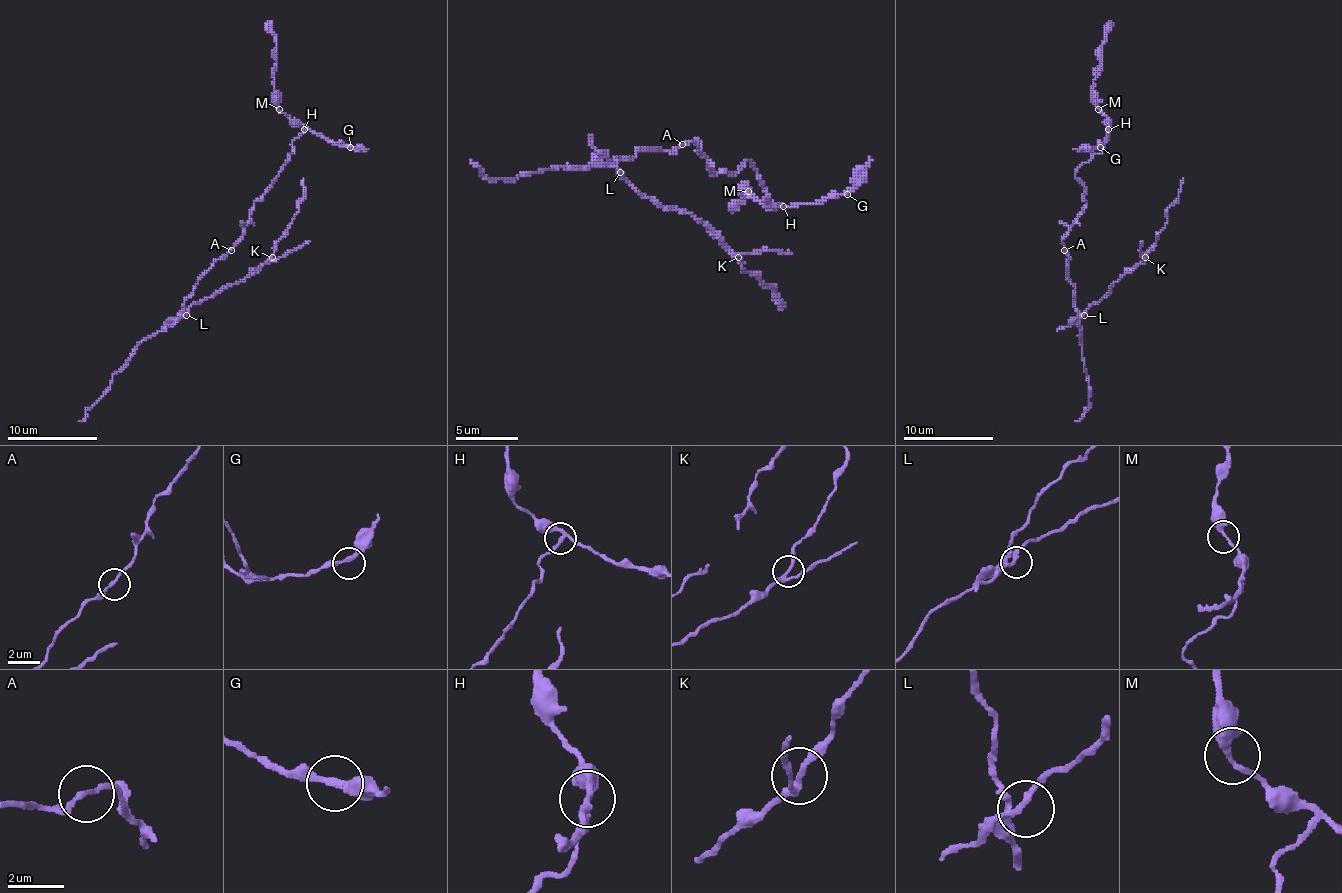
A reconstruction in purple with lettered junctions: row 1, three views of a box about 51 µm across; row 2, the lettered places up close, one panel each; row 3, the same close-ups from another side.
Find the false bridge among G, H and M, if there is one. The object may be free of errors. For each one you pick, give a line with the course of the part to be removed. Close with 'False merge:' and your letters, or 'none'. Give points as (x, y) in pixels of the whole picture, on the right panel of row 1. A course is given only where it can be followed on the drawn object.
H: foreign part runs (1109, 129), (1104, 149), (1075, 174), (1084, 187), (1086, 207), (1062, 241), (1082, 313), (1149, 252), (1183, 178)
False merge: H

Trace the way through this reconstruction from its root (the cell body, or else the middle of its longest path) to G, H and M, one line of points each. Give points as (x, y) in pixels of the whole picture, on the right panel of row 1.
G: (1064, 250), (1062, 239), (1086, 203), (1084, 185), (1075, 172), (1102, 151), (1109, 129), (1100, 147)
H: (1064, 250), (1062, 239), (1086, 203), (1084, 185), (1075, 172), (1102, 151), (1109, 129)
M: (1064, 250), (1062, 239), (1086, 203), (1084, 185), (1075, 172), (1102, 151), (1109, 131), (1109, 120), (1098, 109)

